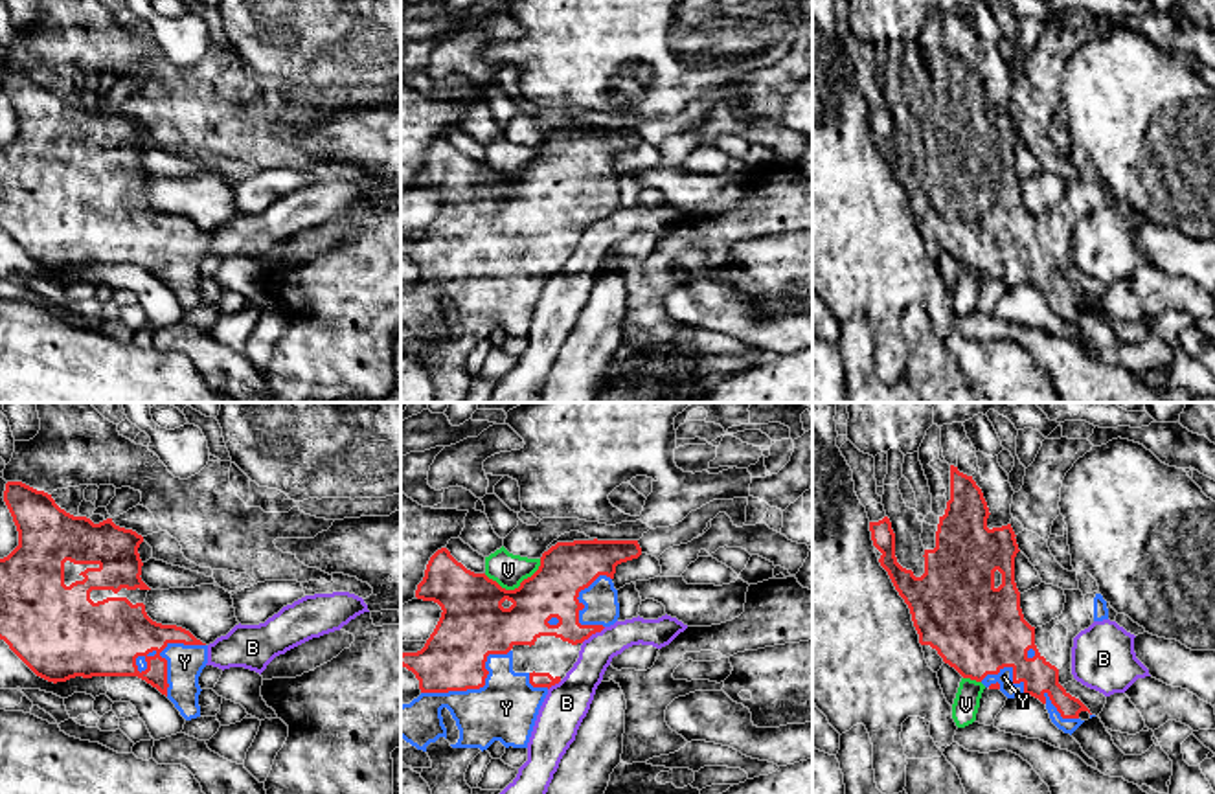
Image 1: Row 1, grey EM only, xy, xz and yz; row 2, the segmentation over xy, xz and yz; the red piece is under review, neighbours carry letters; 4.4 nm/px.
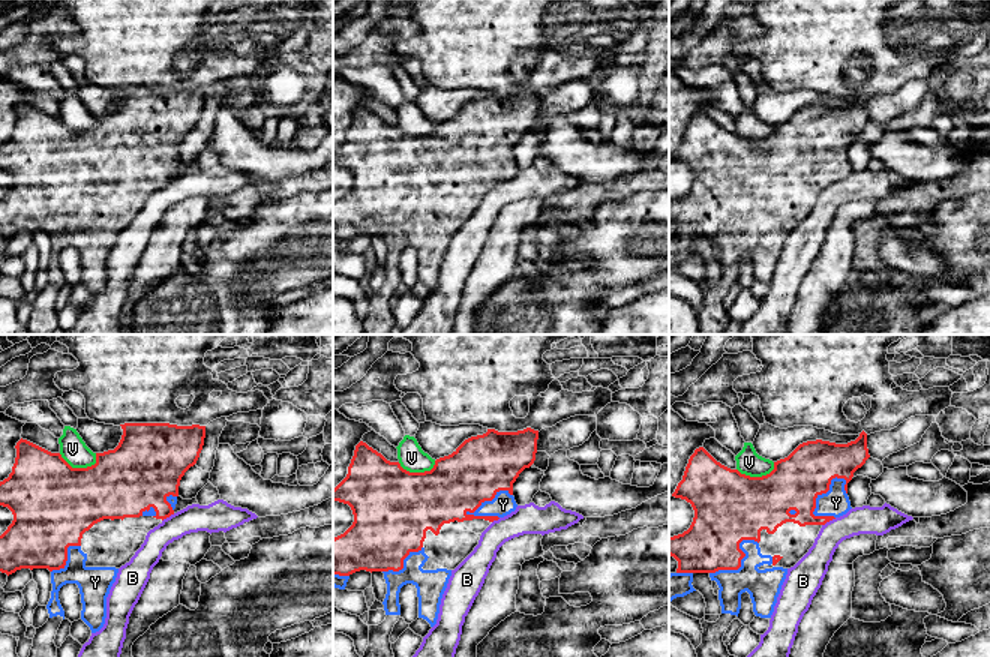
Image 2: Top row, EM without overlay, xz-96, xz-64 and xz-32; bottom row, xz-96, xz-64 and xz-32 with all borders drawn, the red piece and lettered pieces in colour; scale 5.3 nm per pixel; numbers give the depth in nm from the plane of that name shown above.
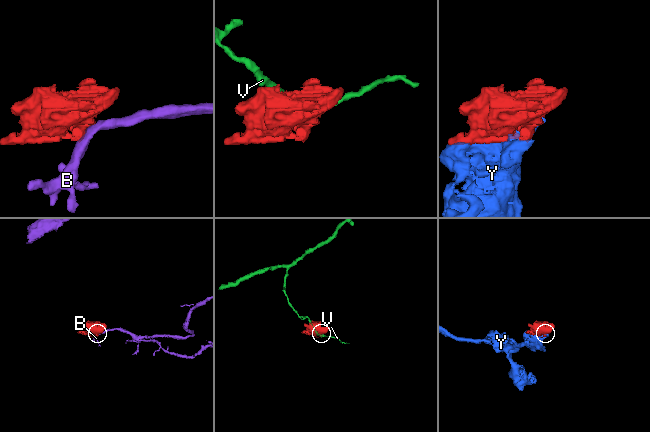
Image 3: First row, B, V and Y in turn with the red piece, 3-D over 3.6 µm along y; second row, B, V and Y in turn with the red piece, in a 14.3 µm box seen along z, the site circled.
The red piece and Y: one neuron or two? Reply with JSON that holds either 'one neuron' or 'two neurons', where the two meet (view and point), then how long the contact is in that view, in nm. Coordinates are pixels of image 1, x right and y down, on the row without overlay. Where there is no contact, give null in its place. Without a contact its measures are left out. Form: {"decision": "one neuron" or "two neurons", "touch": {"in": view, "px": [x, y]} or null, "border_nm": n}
{"decision": "one neuron", "touch": {"in": "xy", "px": [168, 230]}, "border_nm": 320}

